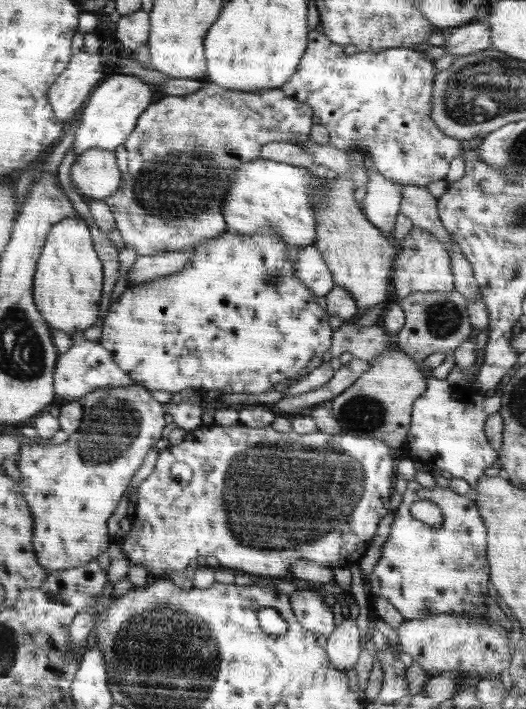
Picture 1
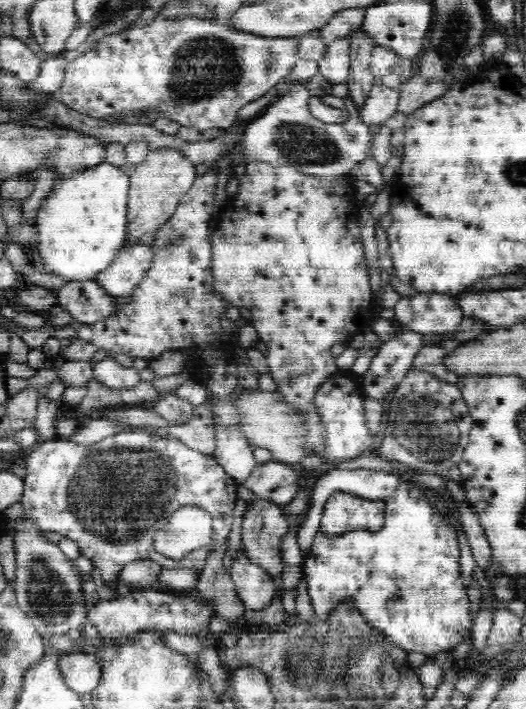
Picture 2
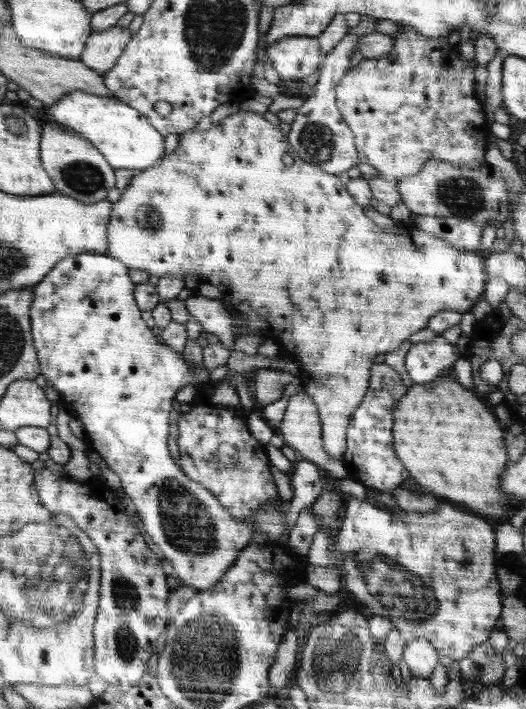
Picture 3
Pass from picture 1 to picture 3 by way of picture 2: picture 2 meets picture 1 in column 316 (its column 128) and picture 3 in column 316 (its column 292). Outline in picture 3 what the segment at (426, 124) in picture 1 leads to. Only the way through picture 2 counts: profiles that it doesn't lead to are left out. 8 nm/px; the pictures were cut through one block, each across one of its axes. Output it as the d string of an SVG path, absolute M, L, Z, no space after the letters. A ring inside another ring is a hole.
M284 37L267 47L269 59L282 80L304 80L322 63L317 37Z

